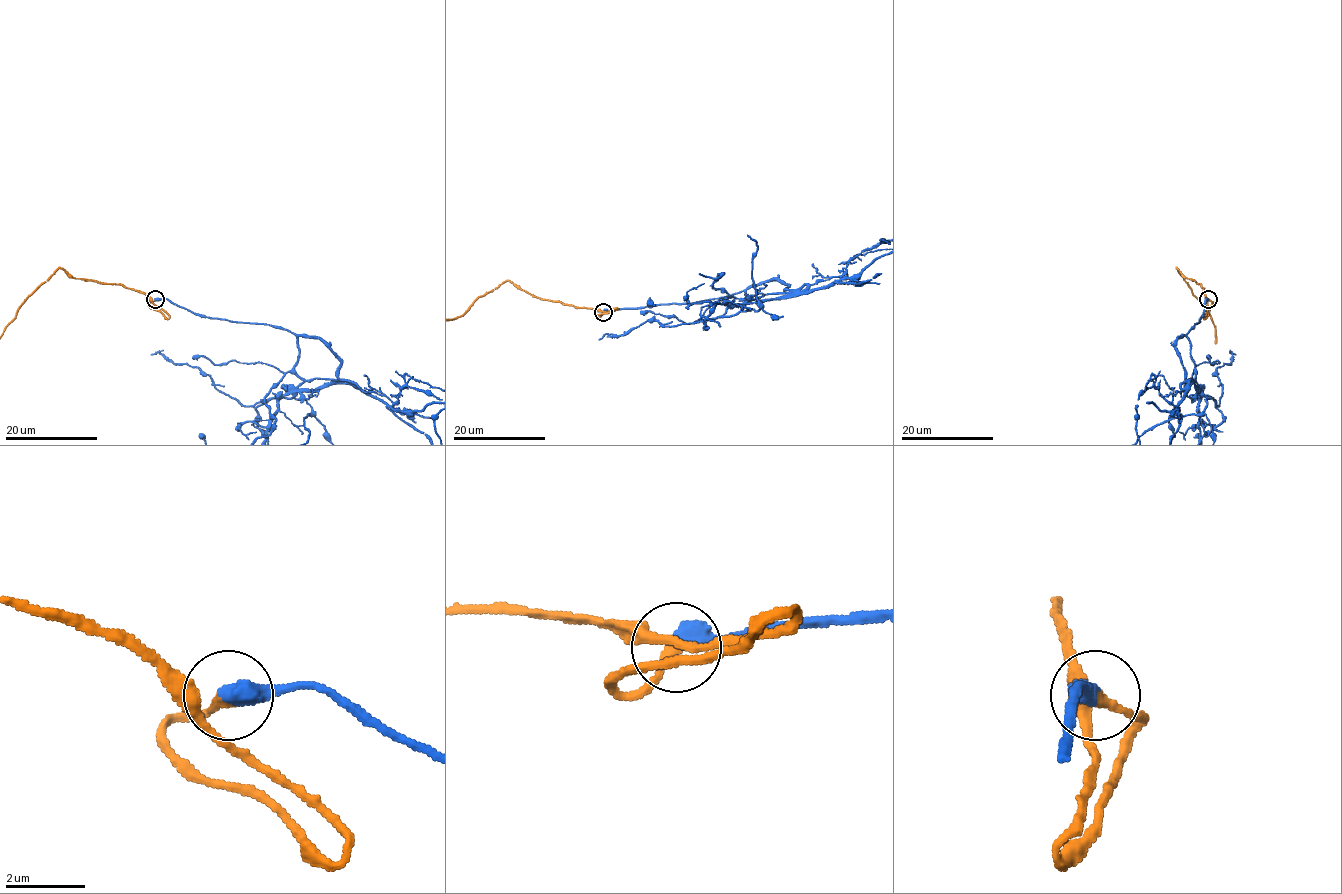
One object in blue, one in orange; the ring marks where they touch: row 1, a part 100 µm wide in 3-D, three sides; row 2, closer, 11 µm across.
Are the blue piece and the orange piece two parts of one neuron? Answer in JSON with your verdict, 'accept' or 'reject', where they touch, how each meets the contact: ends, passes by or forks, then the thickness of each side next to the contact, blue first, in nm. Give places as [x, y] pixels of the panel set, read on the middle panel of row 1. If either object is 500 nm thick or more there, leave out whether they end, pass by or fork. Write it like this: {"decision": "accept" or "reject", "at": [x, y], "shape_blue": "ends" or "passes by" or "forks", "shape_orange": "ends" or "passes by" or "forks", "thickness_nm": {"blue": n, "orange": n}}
{"decision": "accept", "at": [603, 312], "thickness_nm": {"blue": 500, "orange": 280}}

